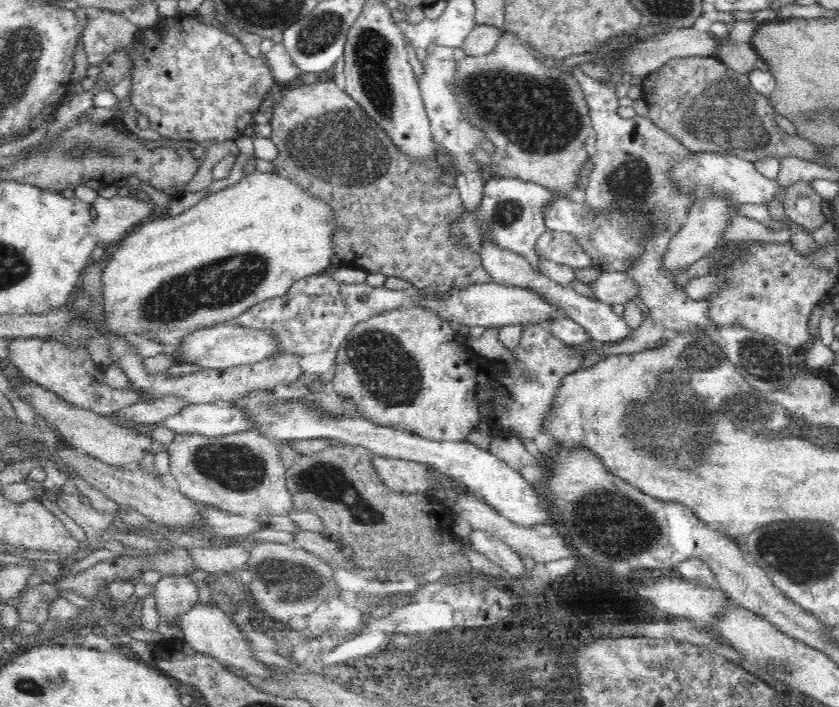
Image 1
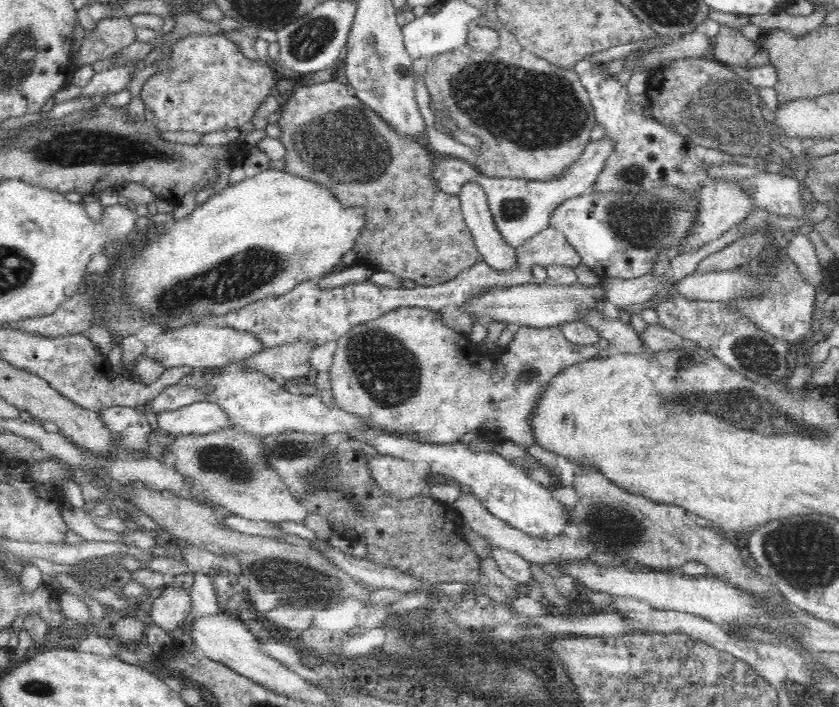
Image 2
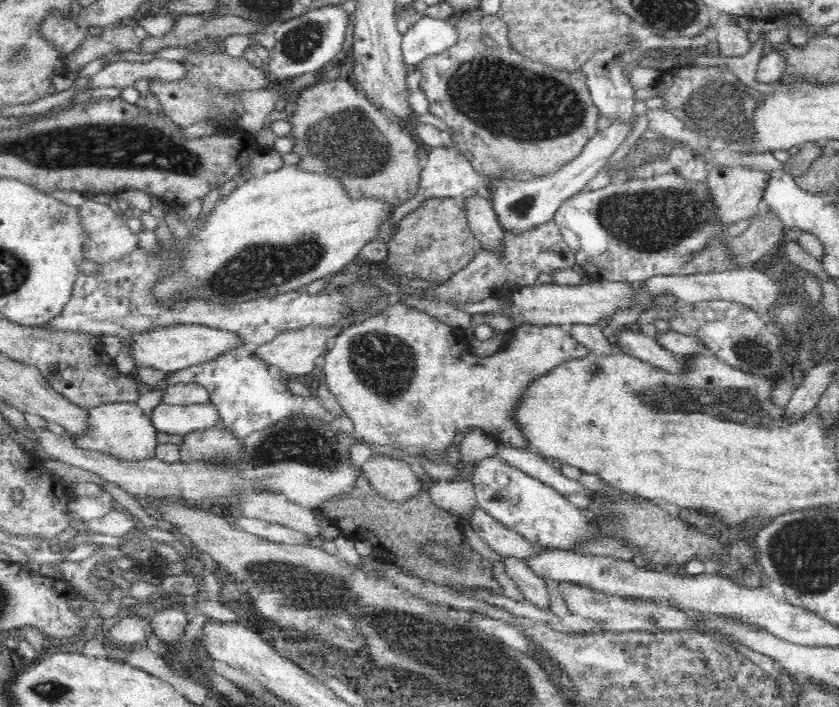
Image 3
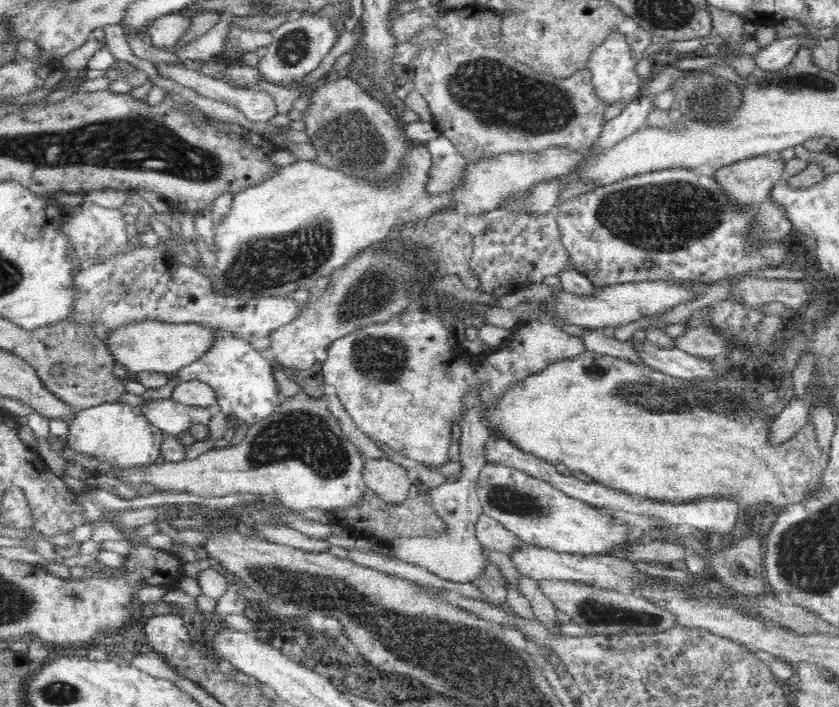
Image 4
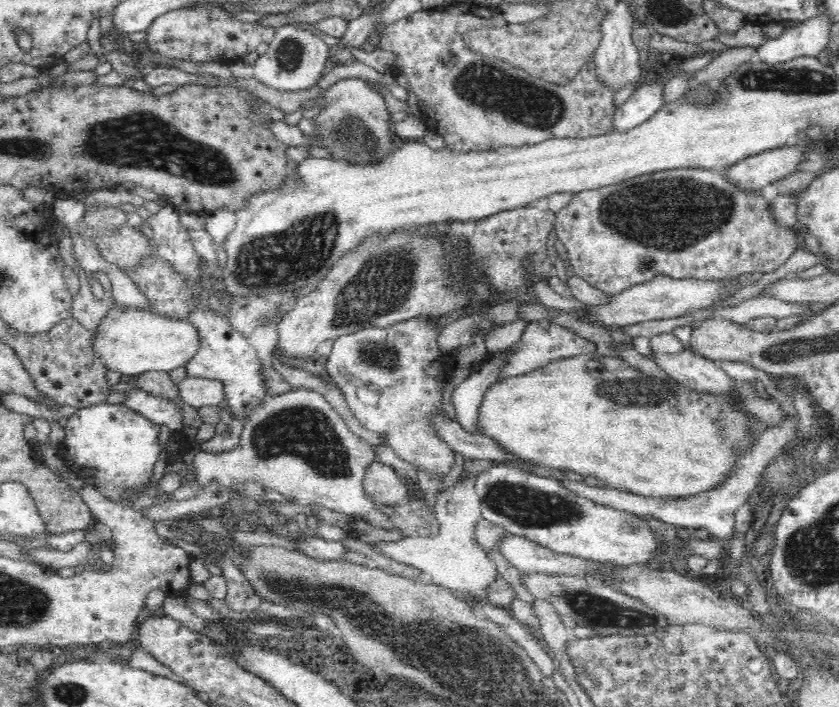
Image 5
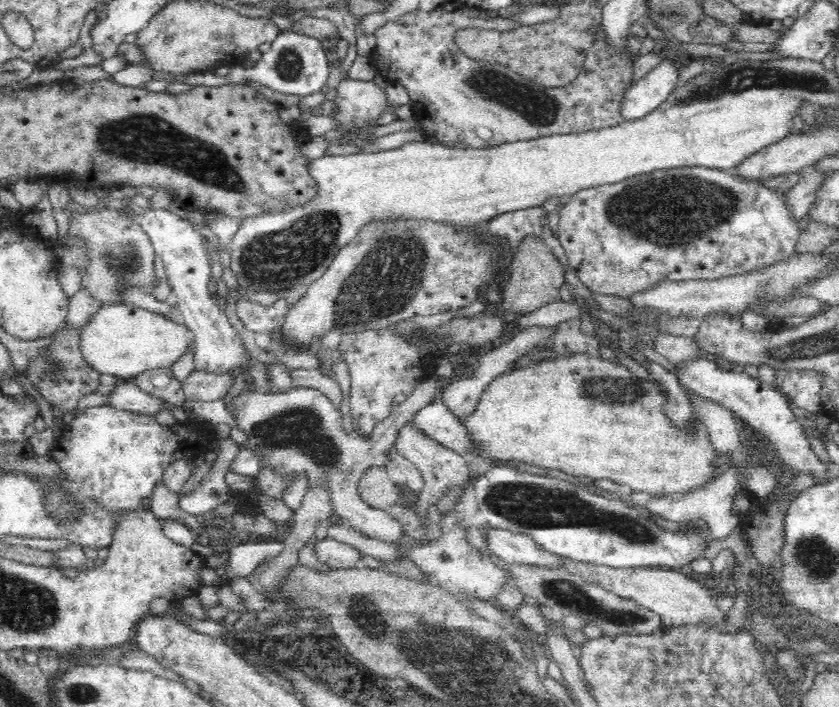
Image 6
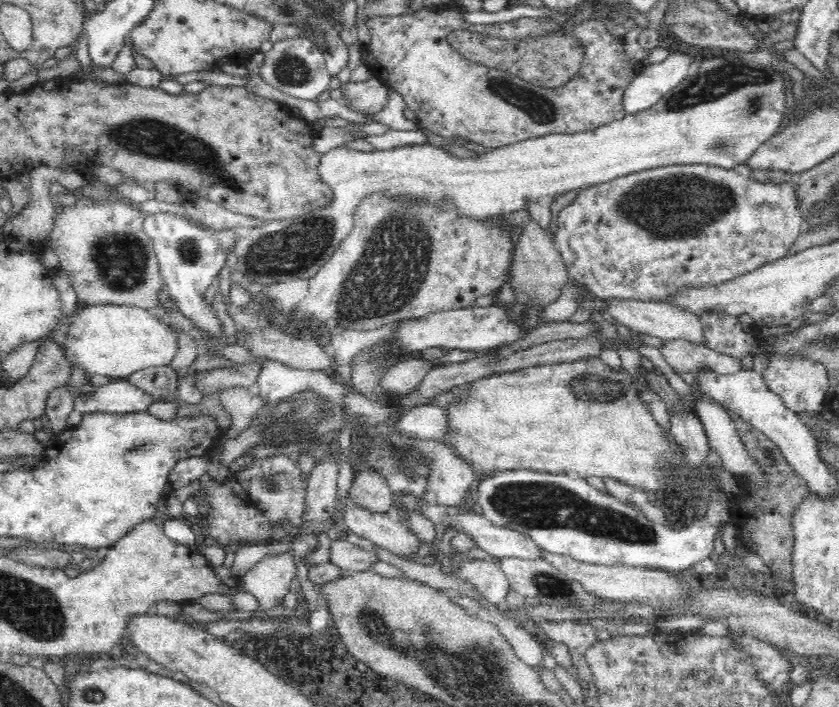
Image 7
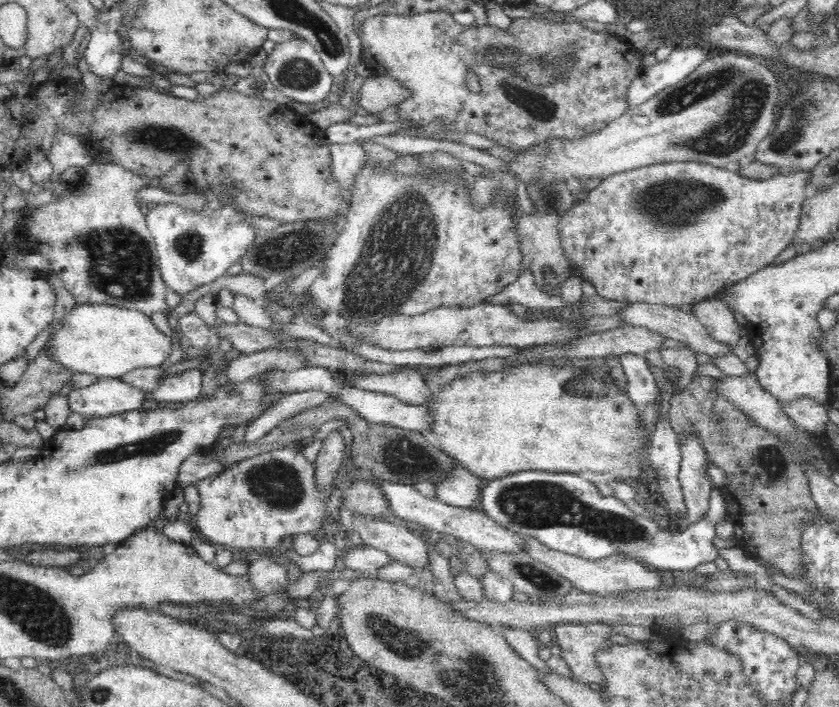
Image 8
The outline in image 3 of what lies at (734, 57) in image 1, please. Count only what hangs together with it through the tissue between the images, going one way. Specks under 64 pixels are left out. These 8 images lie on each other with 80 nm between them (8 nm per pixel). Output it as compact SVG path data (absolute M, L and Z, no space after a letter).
M722 12L714 24L717 32L719 55L728 56L728 58L748 54L752 46L750 40L746 37L747 32L736 25L736 21L732 19L733 17L732 14Z

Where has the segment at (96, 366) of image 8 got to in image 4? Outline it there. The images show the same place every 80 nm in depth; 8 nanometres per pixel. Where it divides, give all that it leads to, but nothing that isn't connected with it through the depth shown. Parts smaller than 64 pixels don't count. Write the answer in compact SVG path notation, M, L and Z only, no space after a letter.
M143 321L111 331L106 340L106 347L114 362L119 362L128 370L132 378L142 371L154 371L162 374L171 374L200 360L214 342L212 329L195 323L172 324L166 322Z

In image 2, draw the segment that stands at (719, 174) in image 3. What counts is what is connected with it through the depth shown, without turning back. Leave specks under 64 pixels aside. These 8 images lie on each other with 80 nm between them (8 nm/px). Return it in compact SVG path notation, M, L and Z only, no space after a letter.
M726 179L711 180L698 193L698 201L700 201L698 218L696 218L692 229L687 232L684 242L682 242L682 250L680 251L682 253L694 252L694 250L699 250L709 242L718 240L730 228L745 220L756 208L750 193L746 189L742 189L742 185L738 185L736 181L726 181Z

